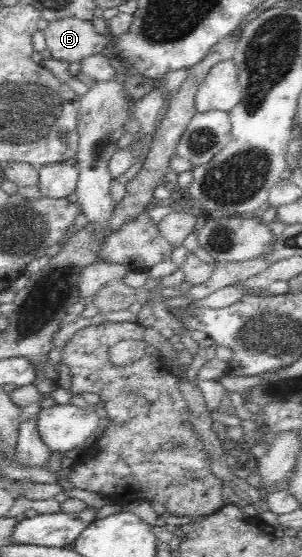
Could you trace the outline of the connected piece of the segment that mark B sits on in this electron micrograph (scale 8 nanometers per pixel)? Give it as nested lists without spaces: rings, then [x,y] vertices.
[[[78,17],[53,20],[42,31],[46,48],[53,59],[69,63],[80,62],[92,54],[104,53],[103,49],[110,41],[107,35],[94,29],[90,20],[80,20]]]

